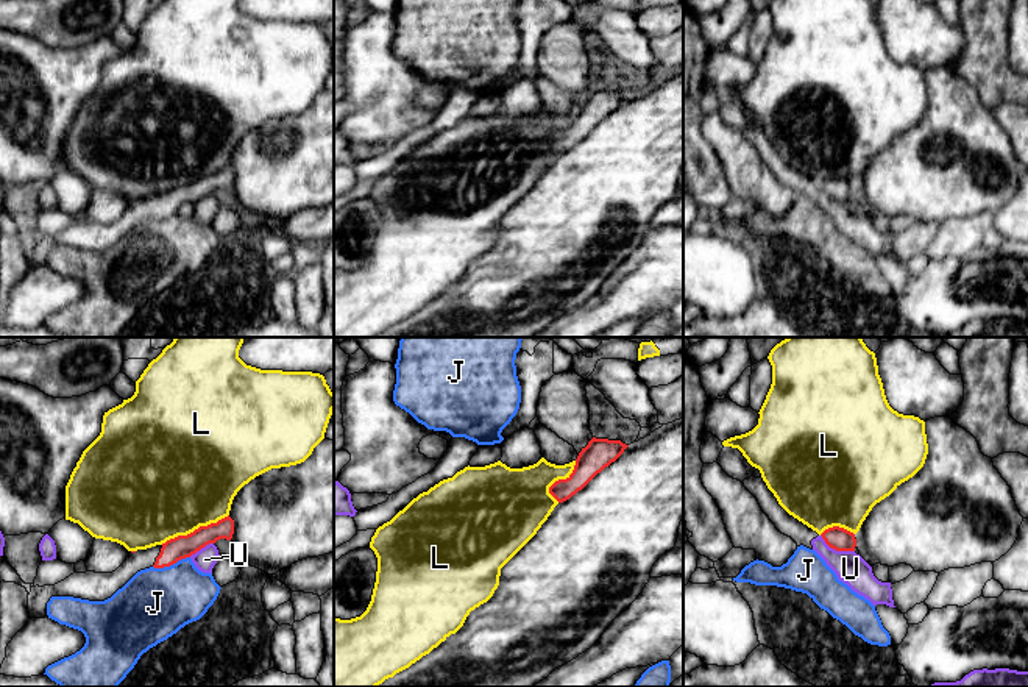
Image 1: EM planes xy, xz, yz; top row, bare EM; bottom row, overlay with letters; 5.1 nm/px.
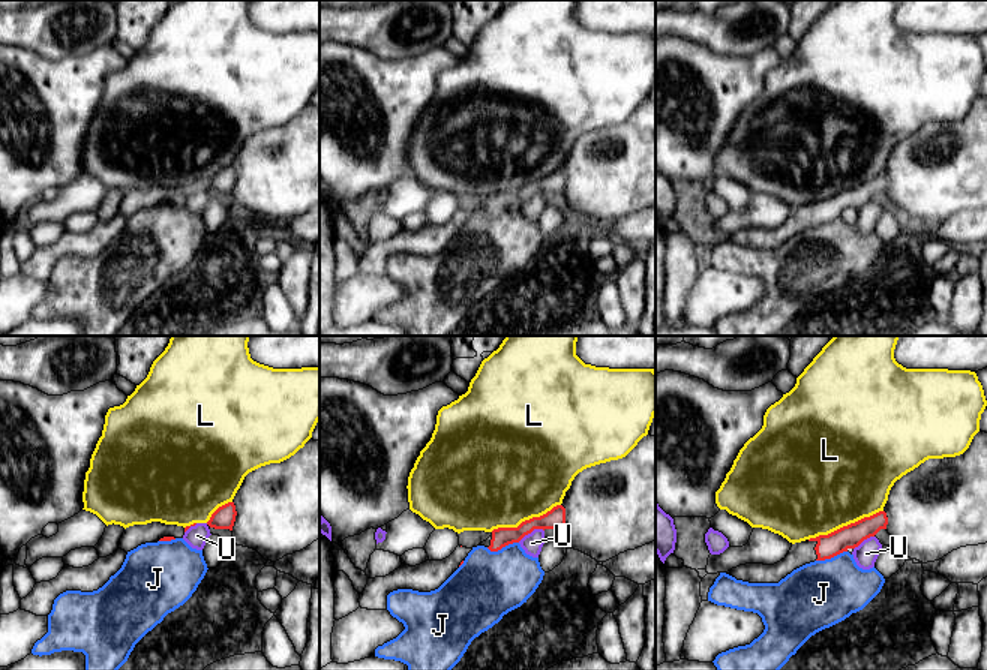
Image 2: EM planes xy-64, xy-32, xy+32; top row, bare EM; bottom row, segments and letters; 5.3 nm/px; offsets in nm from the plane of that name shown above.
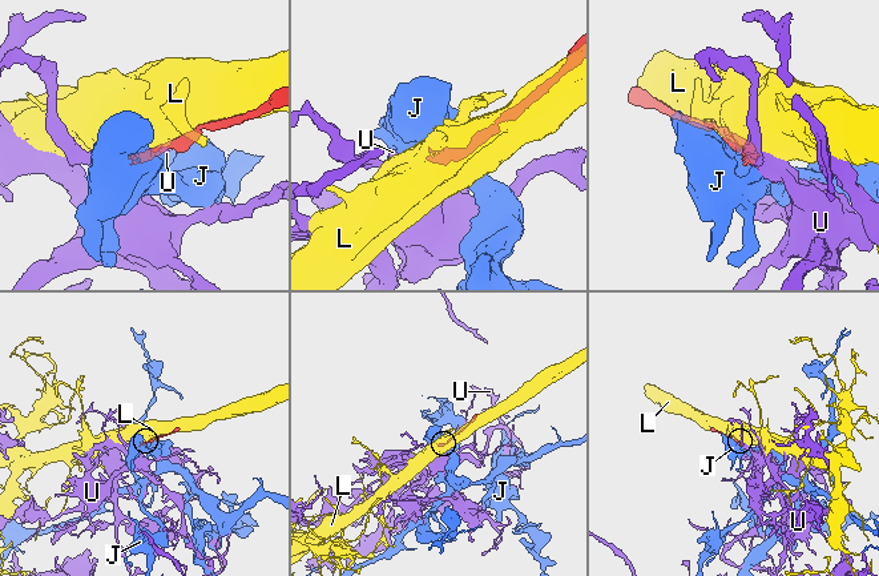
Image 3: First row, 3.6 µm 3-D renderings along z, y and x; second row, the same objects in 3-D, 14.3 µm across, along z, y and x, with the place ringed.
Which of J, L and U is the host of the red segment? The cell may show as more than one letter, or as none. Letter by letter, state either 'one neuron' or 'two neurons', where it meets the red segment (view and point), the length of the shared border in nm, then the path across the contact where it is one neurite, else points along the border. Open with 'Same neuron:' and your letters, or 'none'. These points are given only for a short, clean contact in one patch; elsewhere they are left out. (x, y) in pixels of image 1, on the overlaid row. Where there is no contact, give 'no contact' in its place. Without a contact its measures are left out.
Same neuron: none
J: two neurons; contact xy (170, 564); length 200 nm; border xy (189, 556), (169, 565), (153, 567)
L: two neurons; contact xy (195, 530); length 380 nm
U: two neurons; contact yz (836, 550); length 200 nm; border yz (821, 534), (830, 547), (854, 551)

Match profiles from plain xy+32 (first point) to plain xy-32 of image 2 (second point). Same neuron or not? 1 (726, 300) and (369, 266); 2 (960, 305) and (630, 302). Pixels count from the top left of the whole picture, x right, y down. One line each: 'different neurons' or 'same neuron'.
1: different neurons
2: same neuron

